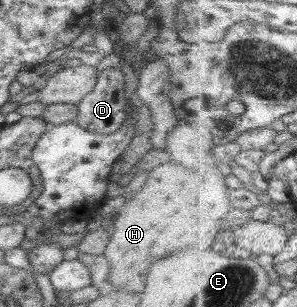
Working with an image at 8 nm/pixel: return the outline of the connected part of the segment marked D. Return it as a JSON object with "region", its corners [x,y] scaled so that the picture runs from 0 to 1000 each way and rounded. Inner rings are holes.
{"region":[[[397,218],[350,225],[330,238],[313,293],[256,339],[263,362],[246,394],[259,410],[286,417],[293,430],[374,436],[411,404],[424,378],[418,352],[431,329],[421,319],[421,290],[414,290],[414,238]]]}

